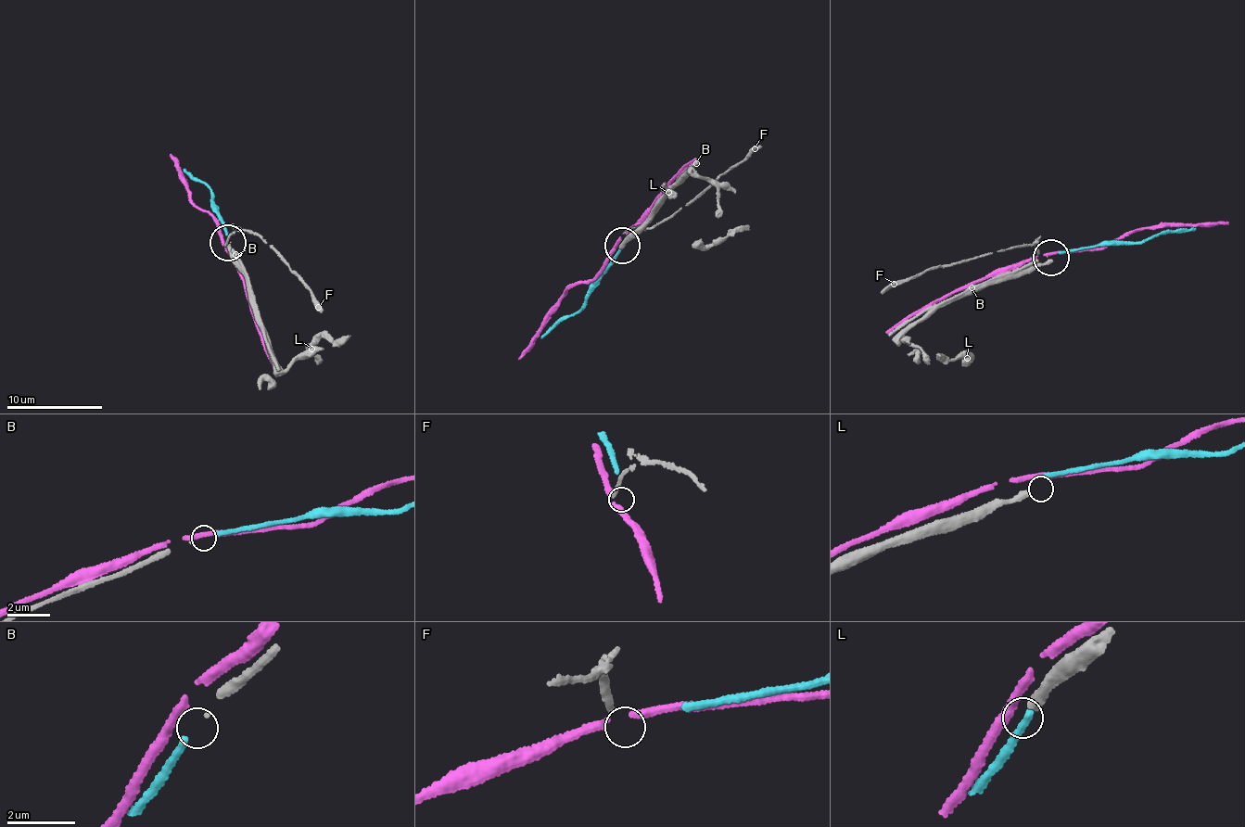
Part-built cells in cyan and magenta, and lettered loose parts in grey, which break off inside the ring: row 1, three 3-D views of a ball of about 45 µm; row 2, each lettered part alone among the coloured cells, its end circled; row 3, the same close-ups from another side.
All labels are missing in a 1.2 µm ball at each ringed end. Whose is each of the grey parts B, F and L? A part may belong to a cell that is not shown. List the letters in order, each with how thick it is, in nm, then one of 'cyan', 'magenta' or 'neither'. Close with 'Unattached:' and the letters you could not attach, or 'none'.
B: calibre 40 nm; cyan
F: calibre 160 nm; neither
L: calibre 320 nm; neither
Unattached: F, L

